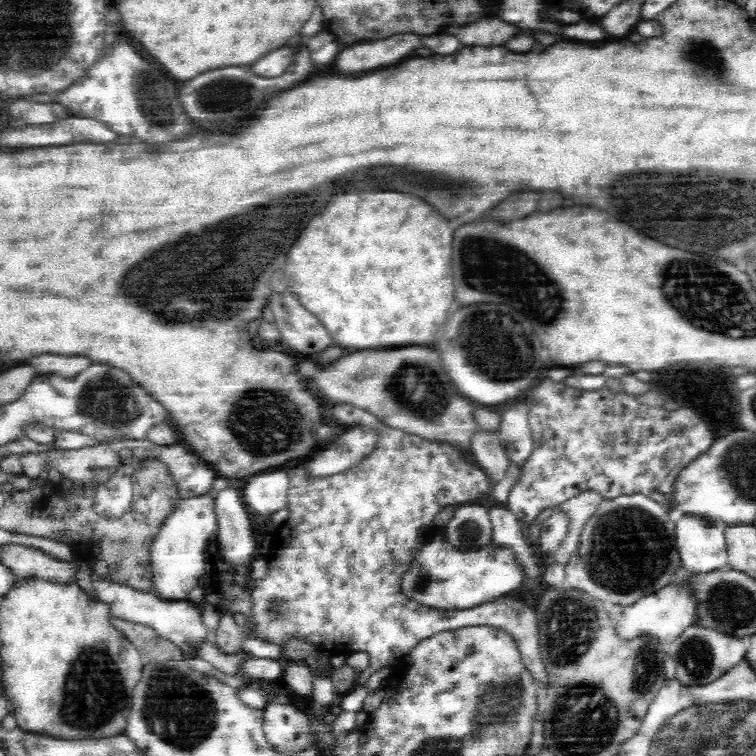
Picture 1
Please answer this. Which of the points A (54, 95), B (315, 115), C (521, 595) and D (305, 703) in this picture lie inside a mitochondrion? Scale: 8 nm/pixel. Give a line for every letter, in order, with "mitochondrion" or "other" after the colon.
A: other
B: other
C: other
D: other

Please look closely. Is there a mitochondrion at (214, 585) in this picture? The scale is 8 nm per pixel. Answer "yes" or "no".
no

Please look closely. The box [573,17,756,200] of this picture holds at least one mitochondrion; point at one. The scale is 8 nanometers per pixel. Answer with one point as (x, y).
(704, 55)

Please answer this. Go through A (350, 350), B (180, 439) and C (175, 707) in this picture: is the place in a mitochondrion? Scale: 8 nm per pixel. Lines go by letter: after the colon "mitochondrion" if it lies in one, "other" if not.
A: other
B: other
C: mitochondrion

